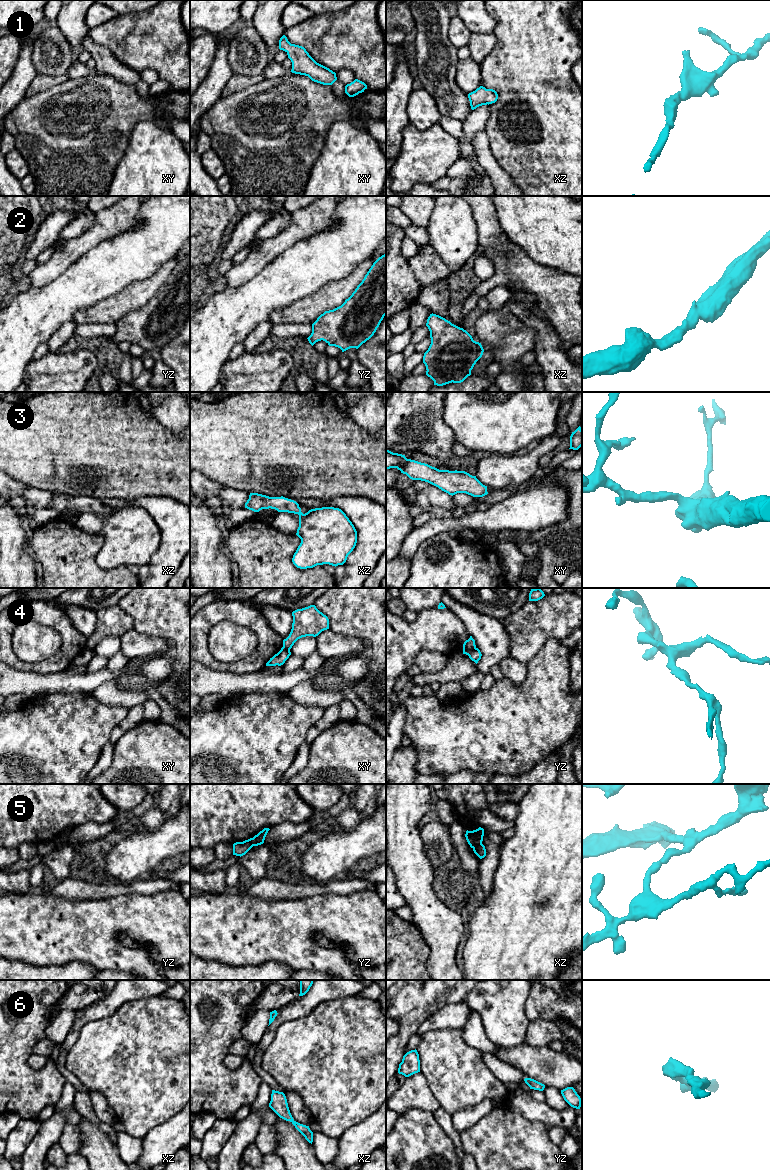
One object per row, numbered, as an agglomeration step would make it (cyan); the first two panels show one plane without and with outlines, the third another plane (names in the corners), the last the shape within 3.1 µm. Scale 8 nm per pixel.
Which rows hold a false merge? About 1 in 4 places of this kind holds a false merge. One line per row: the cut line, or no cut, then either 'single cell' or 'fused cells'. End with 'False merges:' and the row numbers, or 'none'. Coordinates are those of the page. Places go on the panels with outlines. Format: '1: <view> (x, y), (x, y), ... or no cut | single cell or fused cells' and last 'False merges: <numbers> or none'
1: no cut | single cell
2: no cut | single cell
3: no cut | single cell
4: yz (475, 646), (467, 654) | fused cells
5: xz (481, 843), (473, 848) | fused cells
6: no cut | single cell
False merges: 4, 5

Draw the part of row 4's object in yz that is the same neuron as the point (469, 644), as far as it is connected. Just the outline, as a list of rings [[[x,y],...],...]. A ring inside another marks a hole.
[[[470,636],[468,640],[466,640],[463,644],[463,654],[468,655],[471,650],[476,647],[475,640]]]

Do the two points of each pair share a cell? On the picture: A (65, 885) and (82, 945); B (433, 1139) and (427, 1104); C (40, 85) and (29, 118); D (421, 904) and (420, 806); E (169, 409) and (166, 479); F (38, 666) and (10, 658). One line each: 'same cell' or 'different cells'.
A: different cells
B: different cells
C: different cells
D: same cell
E: different cells
F: same cell

